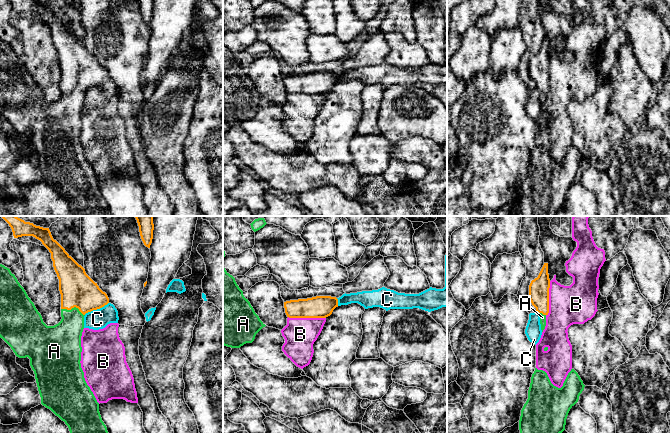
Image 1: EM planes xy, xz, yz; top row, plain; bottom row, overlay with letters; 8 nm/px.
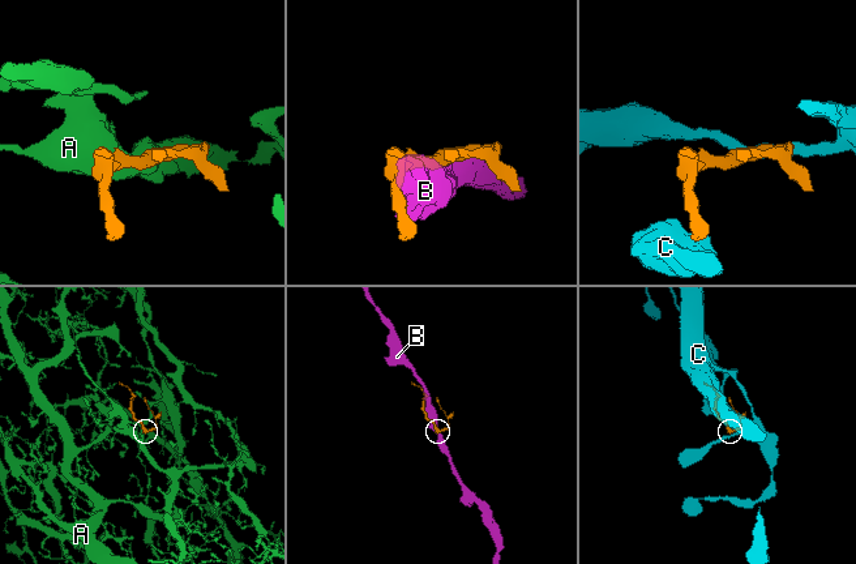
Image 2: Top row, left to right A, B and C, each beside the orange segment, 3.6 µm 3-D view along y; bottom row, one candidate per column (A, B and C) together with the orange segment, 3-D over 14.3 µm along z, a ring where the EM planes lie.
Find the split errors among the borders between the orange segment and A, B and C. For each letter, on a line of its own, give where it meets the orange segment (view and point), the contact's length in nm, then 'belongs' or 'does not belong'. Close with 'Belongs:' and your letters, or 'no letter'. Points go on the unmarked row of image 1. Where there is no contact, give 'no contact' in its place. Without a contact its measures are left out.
A: xy (73, 83) | 200 nm | belongs
B: xz (307, 93) | 300 nm | does not belong
C: xy (96, 85) | 220 nm | does not belong
Belongs: A

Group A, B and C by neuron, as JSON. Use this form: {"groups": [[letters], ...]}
{"groups": [["A"], ["B"], ["C"]]}

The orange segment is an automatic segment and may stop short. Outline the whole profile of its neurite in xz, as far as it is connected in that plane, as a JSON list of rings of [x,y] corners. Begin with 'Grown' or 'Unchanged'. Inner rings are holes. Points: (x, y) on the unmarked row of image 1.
Unchanged. [[[316,72],[284,78],[289,94],[326,94],[338,83],[338,75],[331,72]]]

